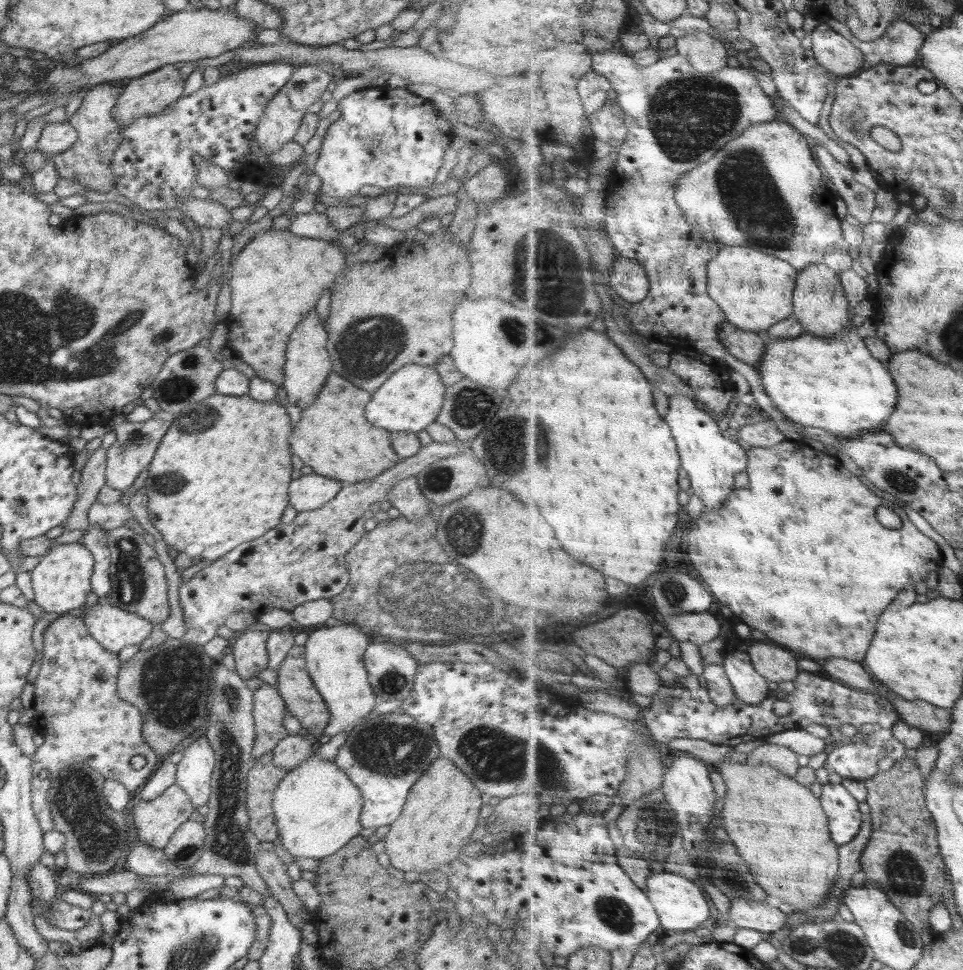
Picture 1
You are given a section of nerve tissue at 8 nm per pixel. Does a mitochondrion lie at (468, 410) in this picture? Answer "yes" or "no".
yes

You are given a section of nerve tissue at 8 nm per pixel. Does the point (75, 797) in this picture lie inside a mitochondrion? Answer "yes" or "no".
yes

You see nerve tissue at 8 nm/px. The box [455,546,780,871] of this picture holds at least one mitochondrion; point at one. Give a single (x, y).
(653, 829)

